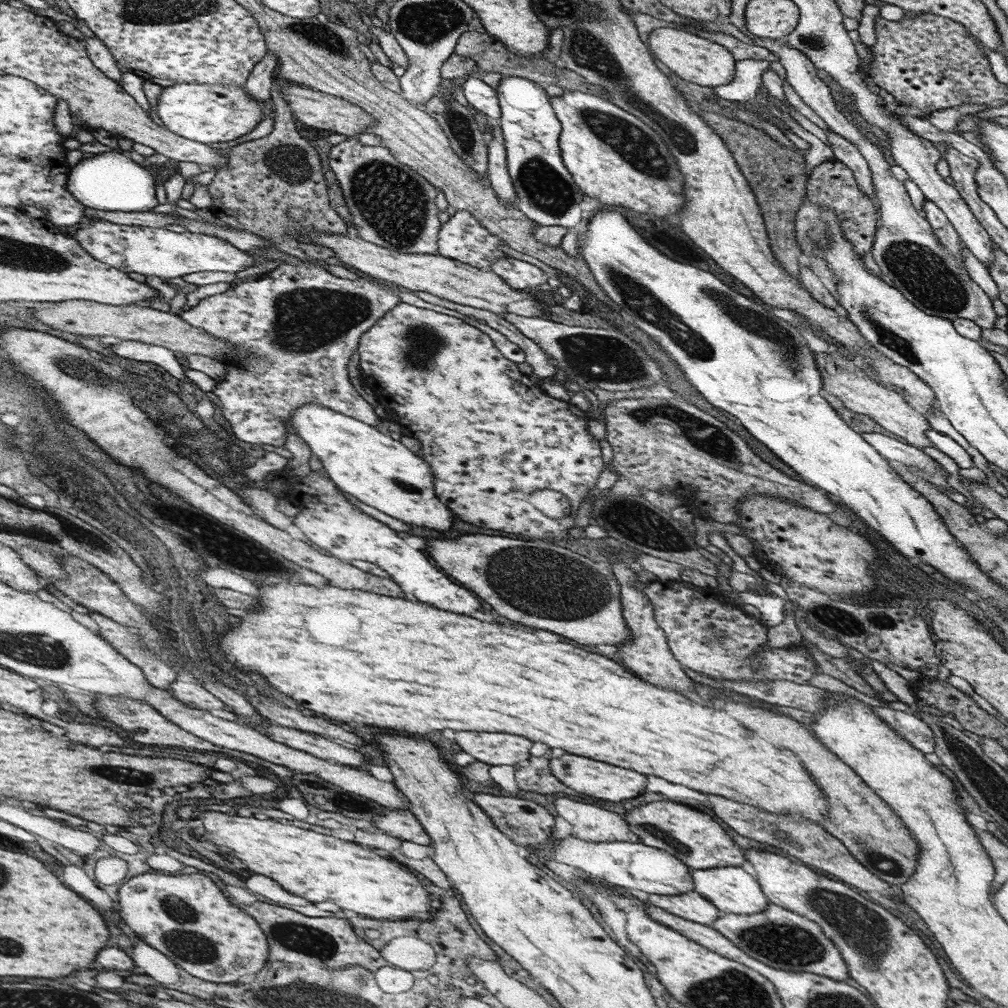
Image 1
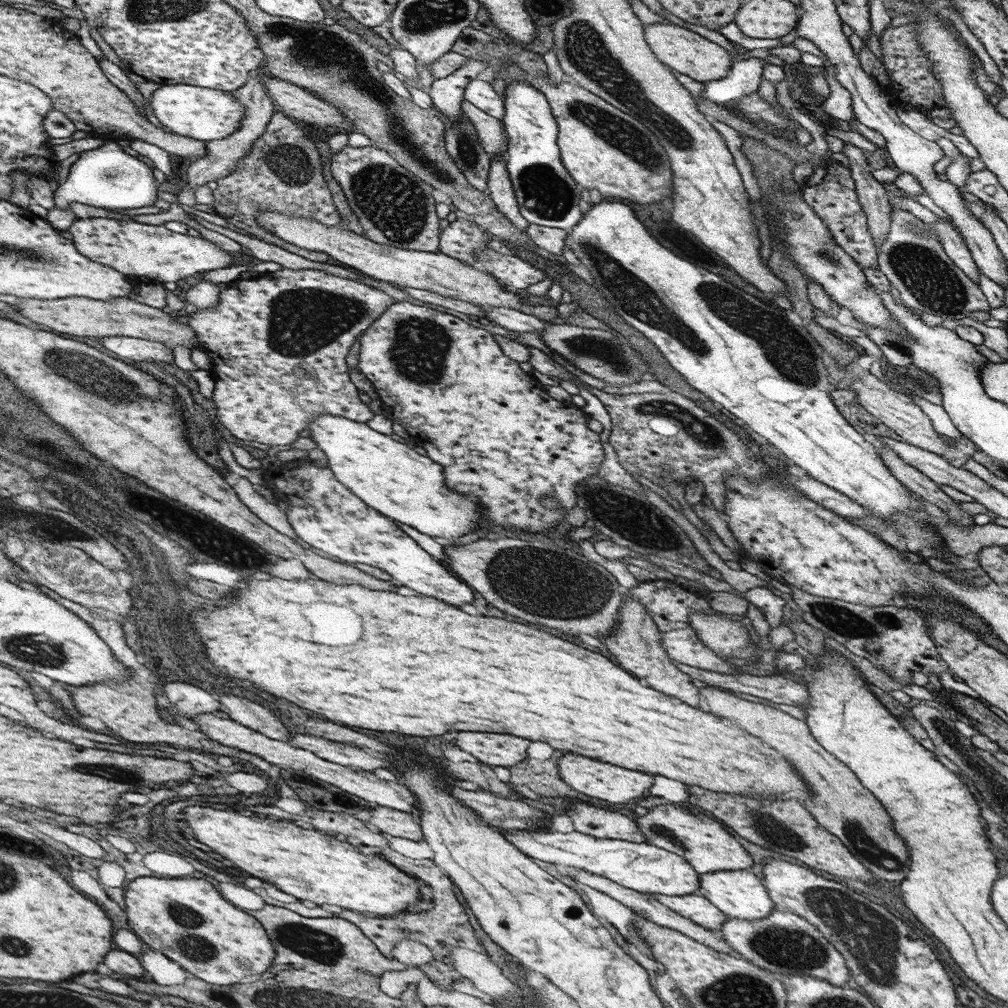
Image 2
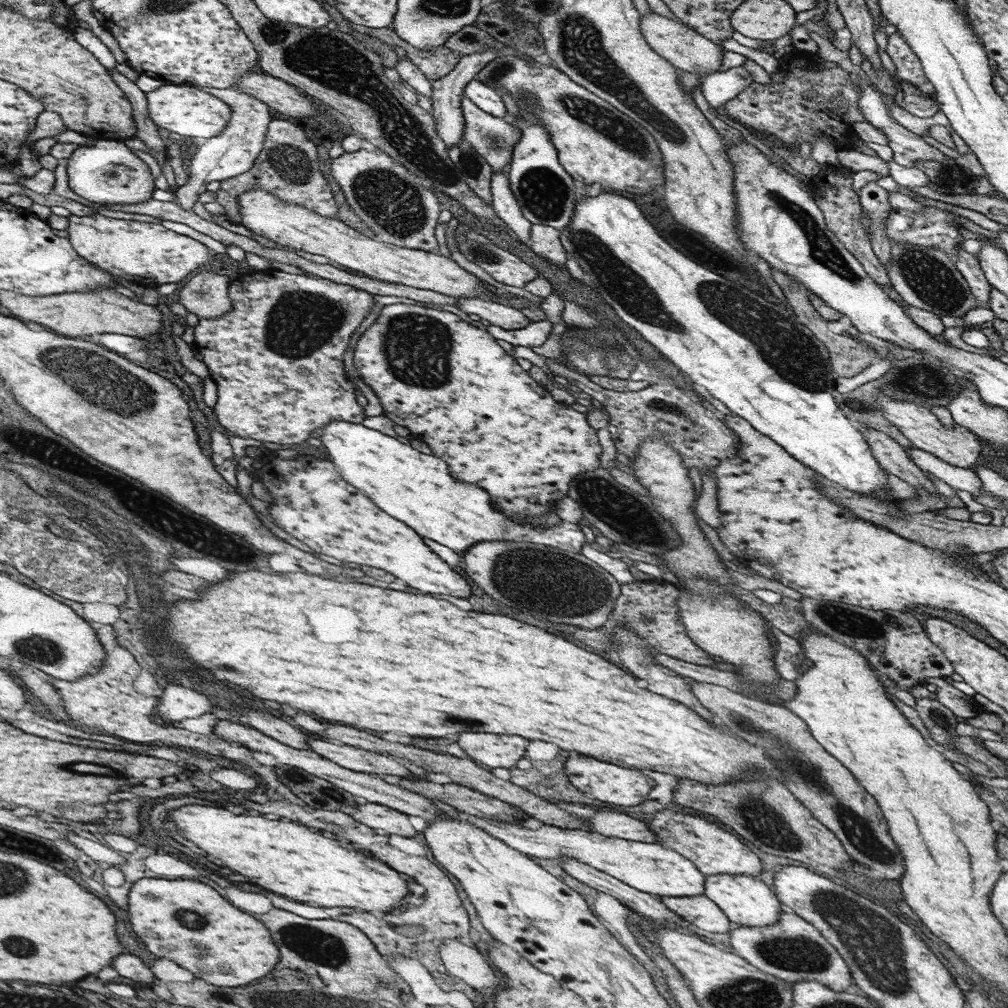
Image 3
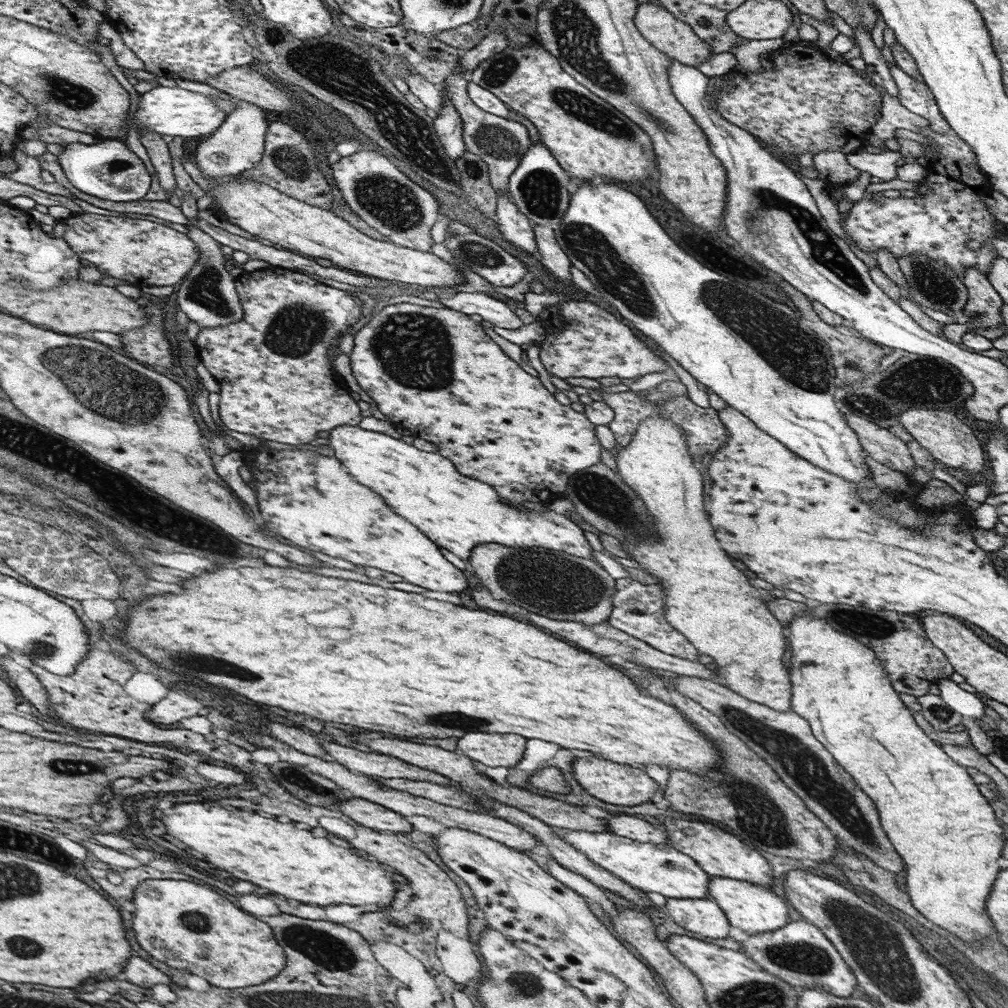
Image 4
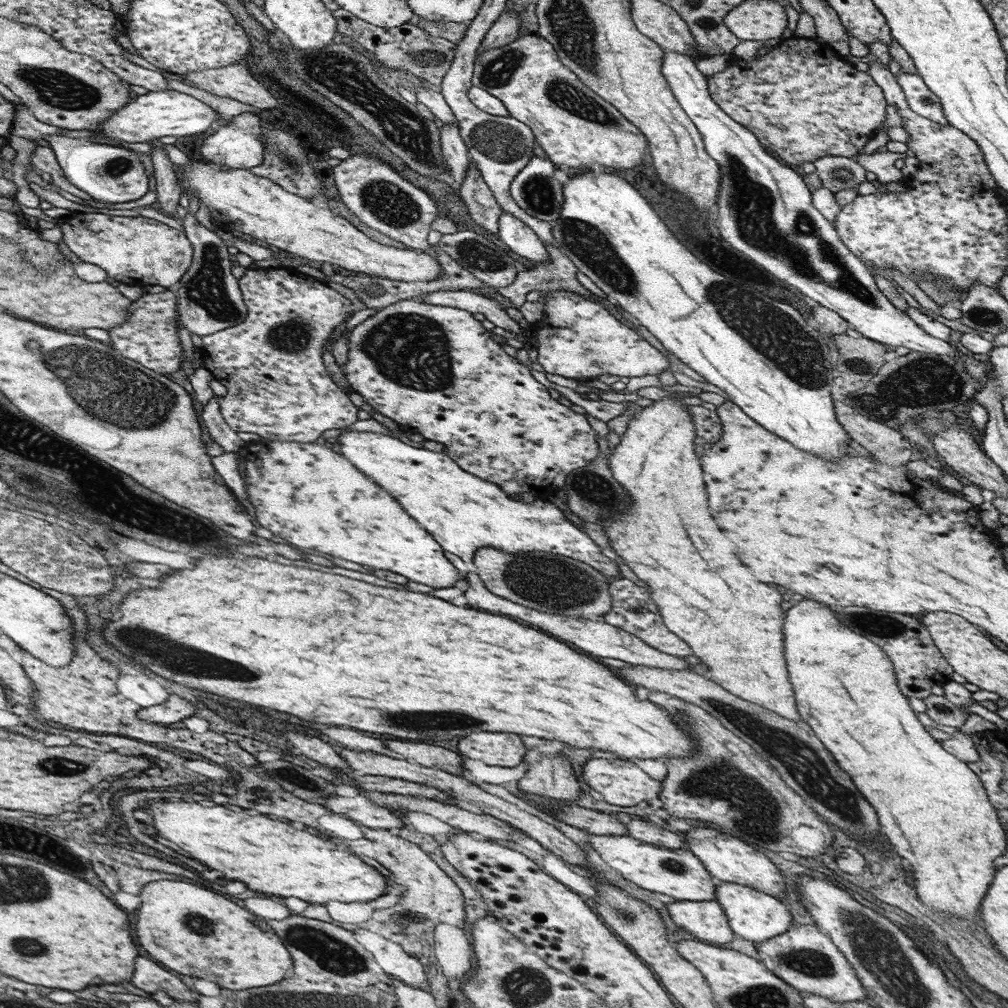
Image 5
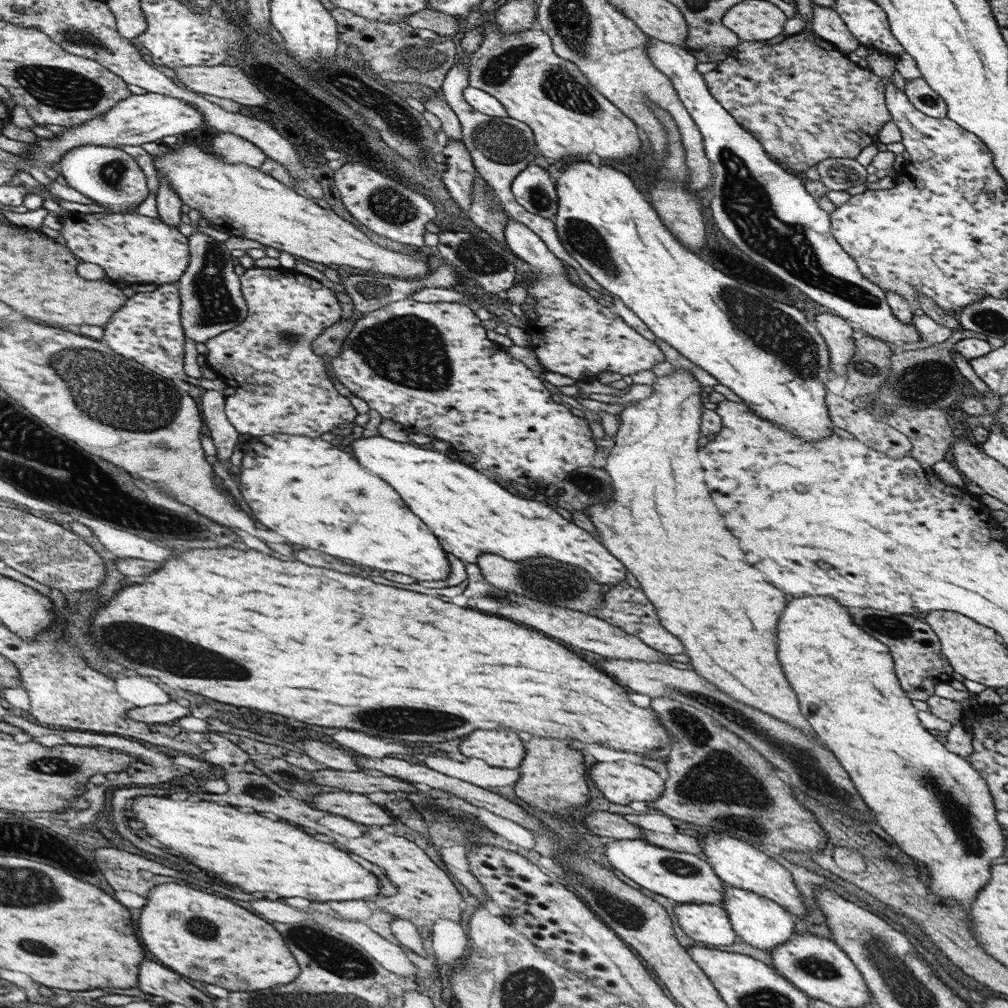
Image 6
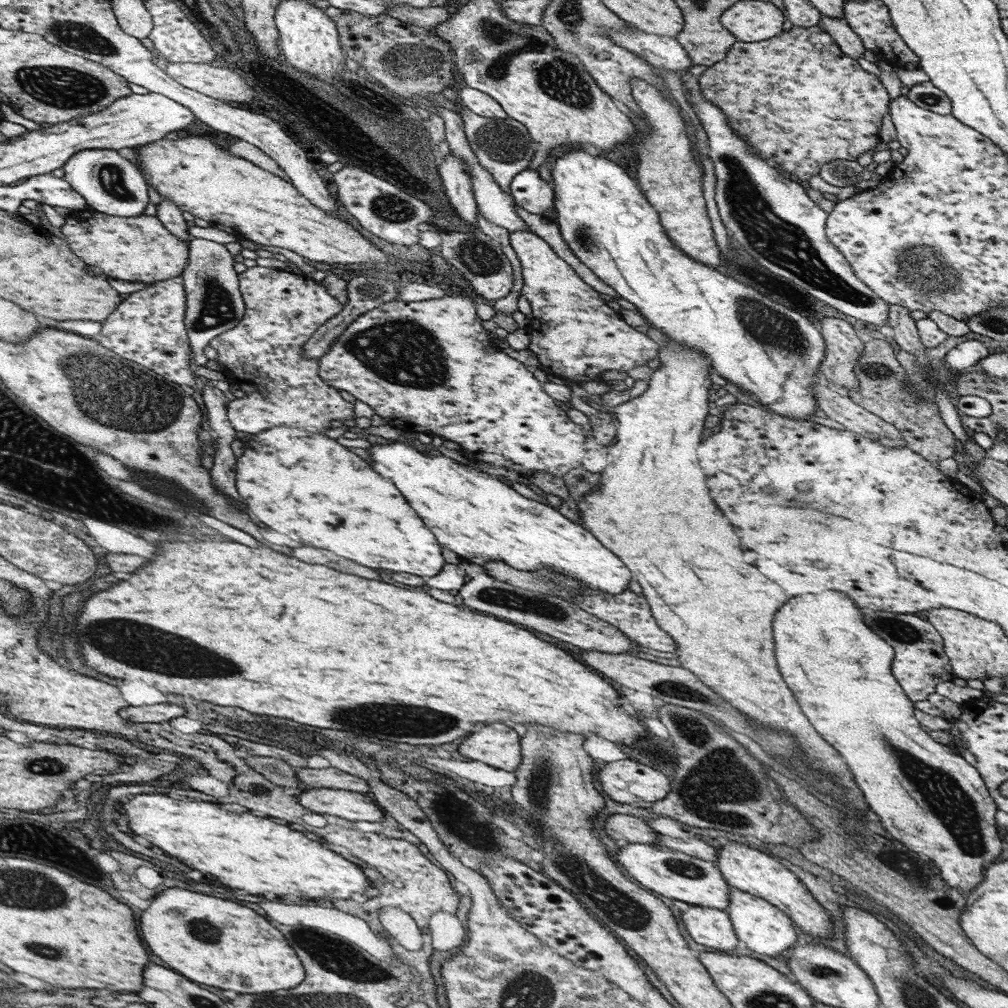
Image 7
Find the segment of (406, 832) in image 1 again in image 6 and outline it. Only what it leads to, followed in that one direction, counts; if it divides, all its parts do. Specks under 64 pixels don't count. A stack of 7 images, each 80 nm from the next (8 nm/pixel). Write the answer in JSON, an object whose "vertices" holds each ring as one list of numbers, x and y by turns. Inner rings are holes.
{"vertices":[[321,792,308,799,311,807,325,810,365,826,386,826,394,818,380,805,370,801,365,794,354,792]]}

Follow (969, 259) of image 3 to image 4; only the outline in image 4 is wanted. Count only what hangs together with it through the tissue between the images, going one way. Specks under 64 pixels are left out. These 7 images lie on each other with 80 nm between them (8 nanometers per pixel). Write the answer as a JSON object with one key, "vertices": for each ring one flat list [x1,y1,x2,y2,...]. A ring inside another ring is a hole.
{"vertices":[[968,267,963,276,967,286,968,300,961,314,974,316,970,323,978,328,995,328,1003,323,1000,317,1002,297,980,269],[978,315,978,317,975,317]]}

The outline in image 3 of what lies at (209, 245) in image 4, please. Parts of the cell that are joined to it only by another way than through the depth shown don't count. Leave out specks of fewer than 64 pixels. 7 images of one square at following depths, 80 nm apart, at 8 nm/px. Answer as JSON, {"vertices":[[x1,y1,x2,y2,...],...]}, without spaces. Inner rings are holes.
{"vertices":[[195,86,202,92,211,93,212,96,219,97,225,104,231,106,234,114,228,126,218,135,207,139,190,160,188,167,189,179,186,184,179,187,175,192,177,200,181,204,182,210,190,210,196,204,198,196,206,191,206,184,214,180,223,181,239,174,248,172,255,163,265,143,265,134,267,133,272,116,268,104,256,100,250,94,238,92,234,88,218,89,208,88,207,86],[210,264,178,292,180,304,200,319,221,317,231,311,233,303,229,296,231,280,221,269,216,273,209,268]]}

